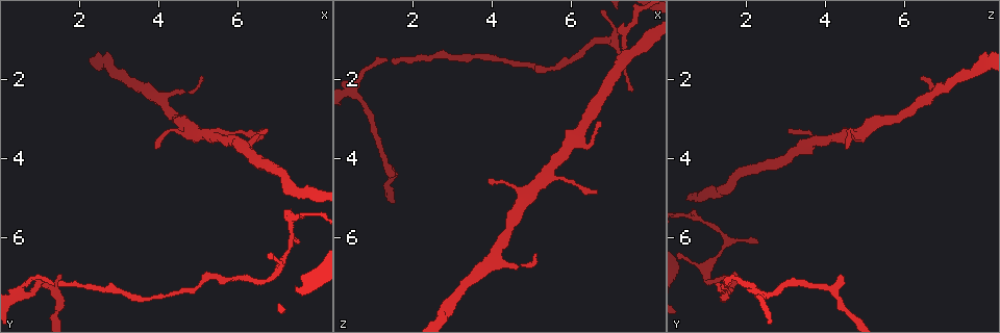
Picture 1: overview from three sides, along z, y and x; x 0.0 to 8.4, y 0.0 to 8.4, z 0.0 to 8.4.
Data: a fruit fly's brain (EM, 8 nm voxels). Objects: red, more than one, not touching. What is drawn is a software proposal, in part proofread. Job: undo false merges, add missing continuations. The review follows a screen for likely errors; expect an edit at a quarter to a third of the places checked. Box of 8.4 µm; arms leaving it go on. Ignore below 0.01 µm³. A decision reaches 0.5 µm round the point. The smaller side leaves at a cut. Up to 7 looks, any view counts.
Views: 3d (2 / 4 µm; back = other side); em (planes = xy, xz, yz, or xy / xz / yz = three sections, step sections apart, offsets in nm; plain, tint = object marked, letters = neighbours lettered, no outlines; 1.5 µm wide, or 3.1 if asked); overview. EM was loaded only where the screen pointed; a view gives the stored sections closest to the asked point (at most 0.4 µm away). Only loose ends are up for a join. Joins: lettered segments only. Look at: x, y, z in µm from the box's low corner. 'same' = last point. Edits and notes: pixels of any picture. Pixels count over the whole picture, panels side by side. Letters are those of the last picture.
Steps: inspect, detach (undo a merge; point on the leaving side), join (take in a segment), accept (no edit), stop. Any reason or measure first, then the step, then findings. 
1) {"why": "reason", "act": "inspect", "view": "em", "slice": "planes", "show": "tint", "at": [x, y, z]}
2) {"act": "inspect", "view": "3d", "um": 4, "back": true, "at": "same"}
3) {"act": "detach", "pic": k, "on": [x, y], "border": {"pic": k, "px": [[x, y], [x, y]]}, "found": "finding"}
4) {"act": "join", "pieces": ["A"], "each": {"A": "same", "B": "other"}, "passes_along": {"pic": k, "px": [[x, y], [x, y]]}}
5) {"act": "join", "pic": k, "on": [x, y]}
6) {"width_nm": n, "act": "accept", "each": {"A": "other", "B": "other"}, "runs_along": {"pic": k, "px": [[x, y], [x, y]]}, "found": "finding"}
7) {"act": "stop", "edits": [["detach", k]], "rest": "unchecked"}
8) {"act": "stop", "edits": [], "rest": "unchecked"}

{"act": "inspect", "view": "em", "slice": "xz", "step": 4, "show": "letters", "at": [6.70, 3.20, 3.10]}

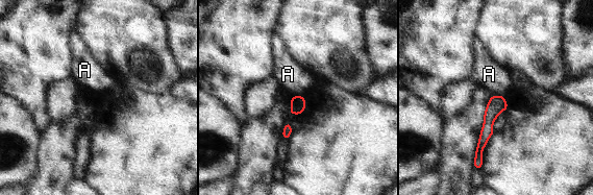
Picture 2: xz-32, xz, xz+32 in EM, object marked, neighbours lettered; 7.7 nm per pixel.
{"act": "accept", "each": {"A": "other"}, "border": {"pic": 2, "px": [[493, 95], [503, 96]]}, "found": "no lettered segment goes on from it"}

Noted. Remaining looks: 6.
{"why": "branch stops here", "act": "inspect", "view": "em", "slice": "yz", "step": 8, "show": "letters", "at": [6.60, 3.45, 4.90]}

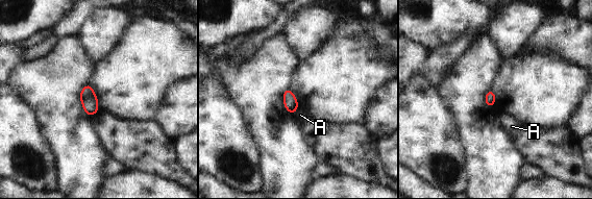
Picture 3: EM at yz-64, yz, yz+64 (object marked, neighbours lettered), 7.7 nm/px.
{"act": "accept", "each": {"A": "other"}, "border": {"pic": 3, "px": [[298, 108], [293, 114]]}, "found": "none of them fits"}

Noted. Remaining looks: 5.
{"why": "branch stops here", "act": "inspect", "view": "3d", "um": 2, "at": [7.55, 6.20, 2.25]}

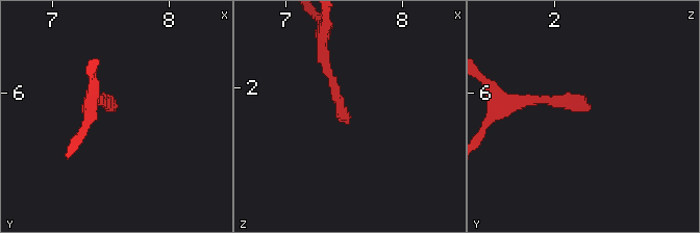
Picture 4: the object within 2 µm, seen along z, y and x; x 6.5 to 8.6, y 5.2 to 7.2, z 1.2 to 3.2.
{"act": "inspect", "view": "em", "slice": "xz", "step": 4, "show": "letters", "at": [7.52, 6.18, 2.28]}

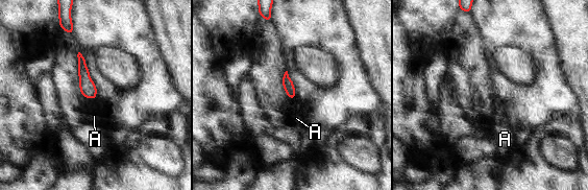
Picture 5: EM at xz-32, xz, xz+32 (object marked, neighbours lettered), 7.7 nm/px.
{"width_nm": 90, "act": "accept", "each": {"A": "other"}, "runs_along": {"pic": 5, "px": [[80, 57], [83, 78], [93, 96]]}, "found": "no lettered segment goes on from it"}

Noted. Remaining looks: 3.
{"act": "stop", "edits": [], "rest": "unchecked"}

